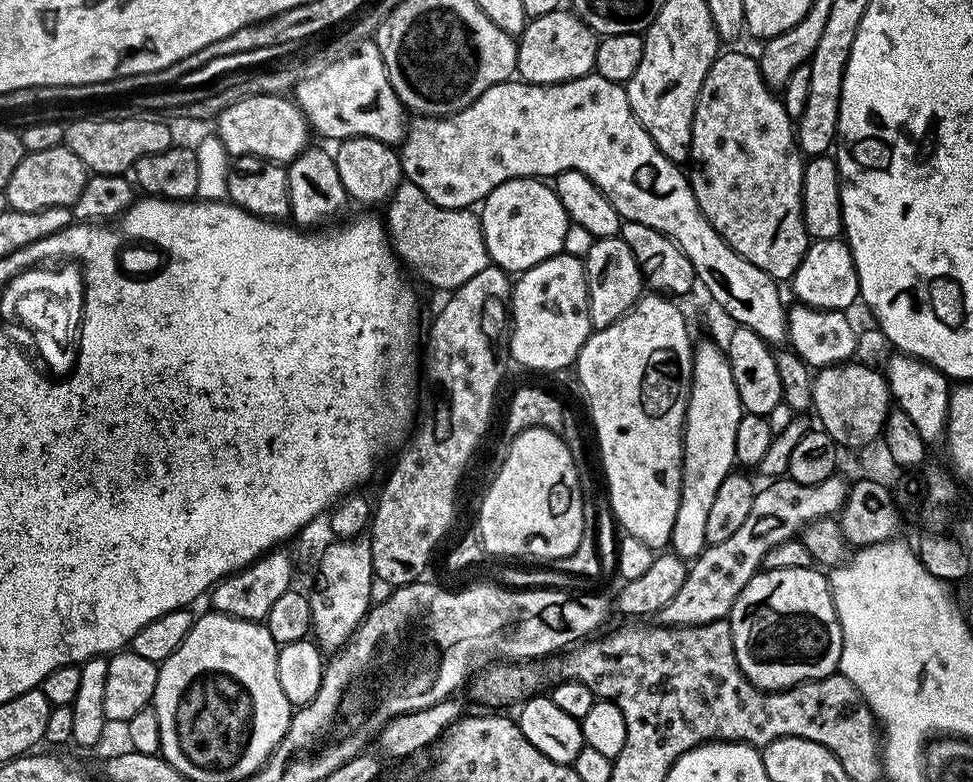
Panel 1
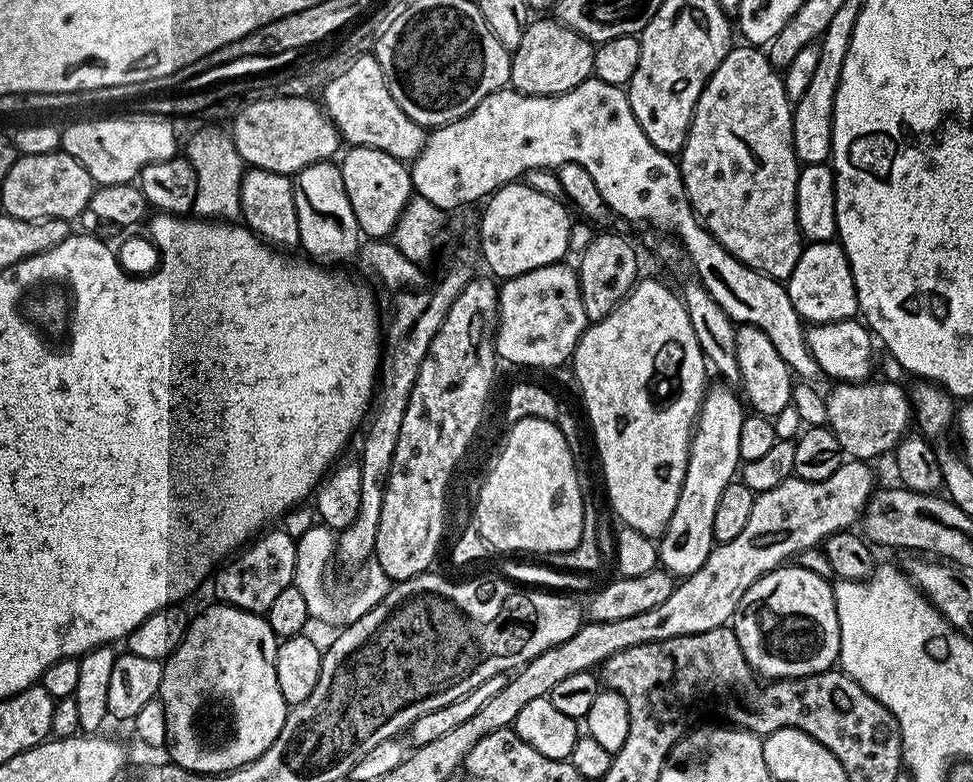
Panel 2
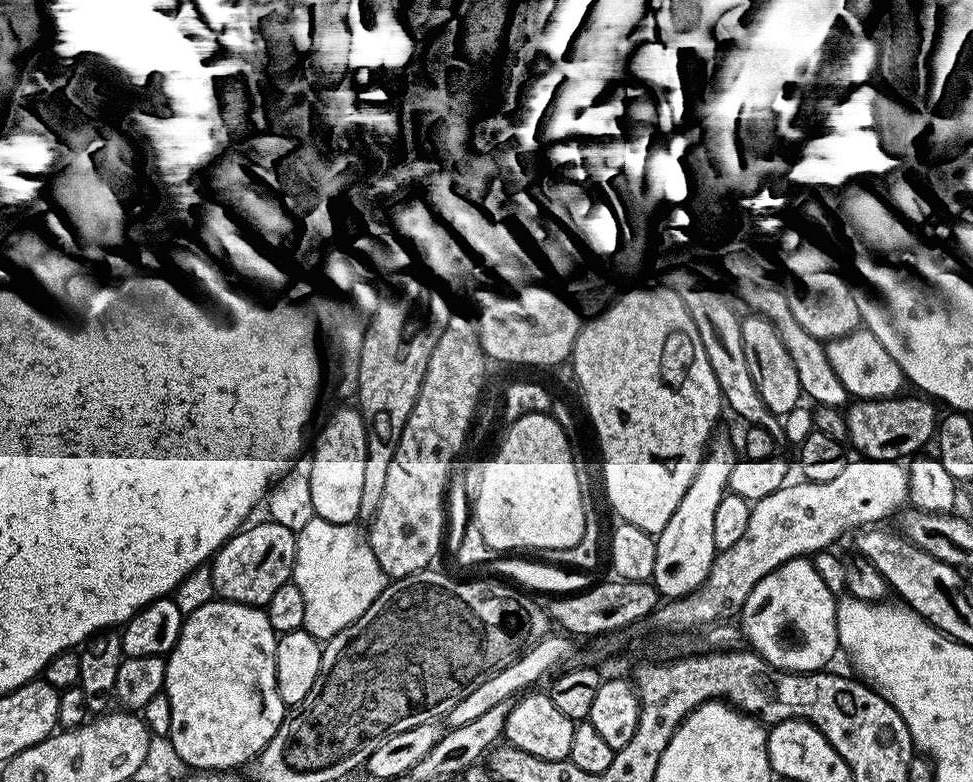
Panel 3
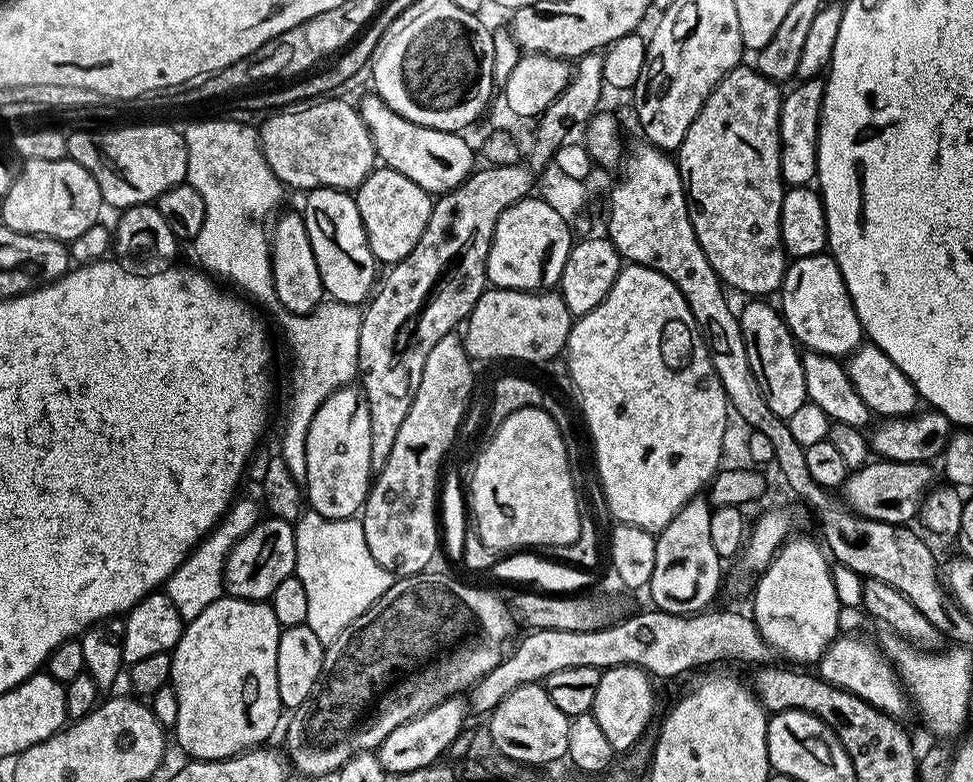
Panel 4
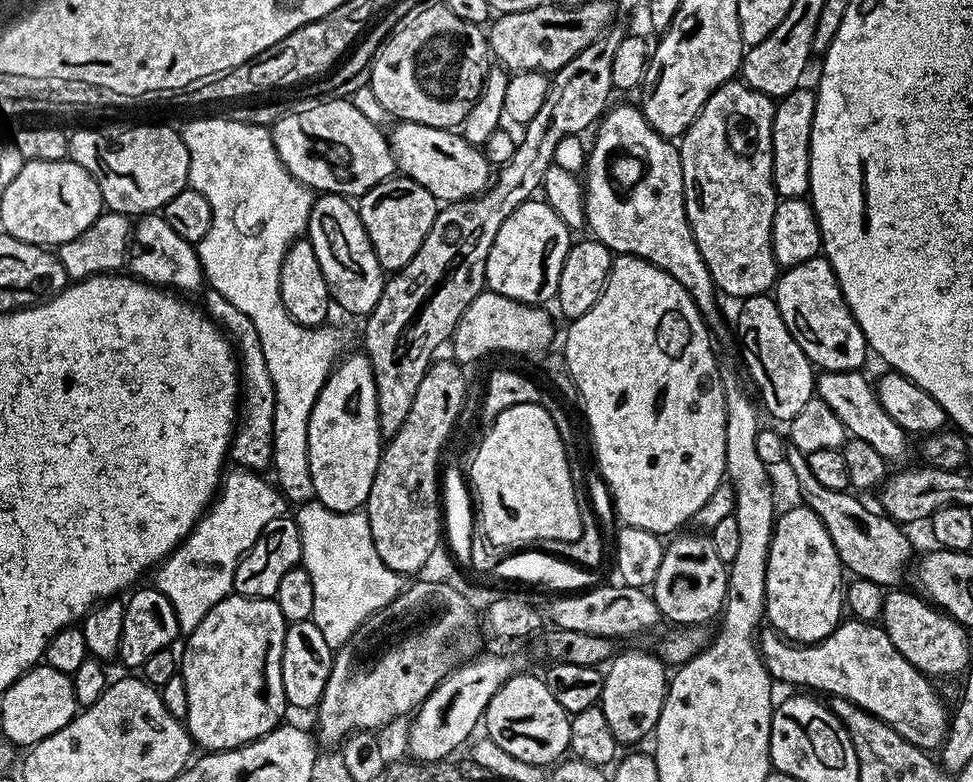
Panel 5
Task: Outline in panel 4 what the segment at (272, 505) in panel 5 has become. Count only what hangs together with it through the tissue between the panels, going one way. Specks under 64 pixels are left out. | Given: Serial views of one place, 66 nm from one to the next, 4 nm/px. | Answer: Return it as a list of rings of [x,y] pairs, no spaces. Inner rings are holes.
[[[237,499],[224,513],[224,519],[192,549],[192,553],[182,562],[182,566],[174,570],[166,585],[166,595],[170,602],[174,602],[181,620],[187,622],[198,618],[198,614],[202,614],[206,606],[210,606],[225,595],[224,567],[230,550],[255,524],[260,523],[262,519],[260,510],[262,512],[261,505],[256,505],[252,500]]]

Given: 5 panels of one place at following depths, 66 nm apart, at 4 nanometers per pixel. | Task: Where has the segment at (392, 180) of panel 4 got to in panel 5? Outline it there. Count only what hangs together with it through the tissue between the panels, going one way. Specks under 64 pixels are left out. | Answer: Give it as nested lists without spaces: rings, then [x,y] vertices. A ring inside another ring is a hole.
[[[400,174],[384,180],[359,197],[358,211],[380,267],[391,274],[406,267],[414,254],[418,254],[418,246],[422,246],[426,234],[430,234],[430,226],[434,226],[438,202],[426,186]]]

